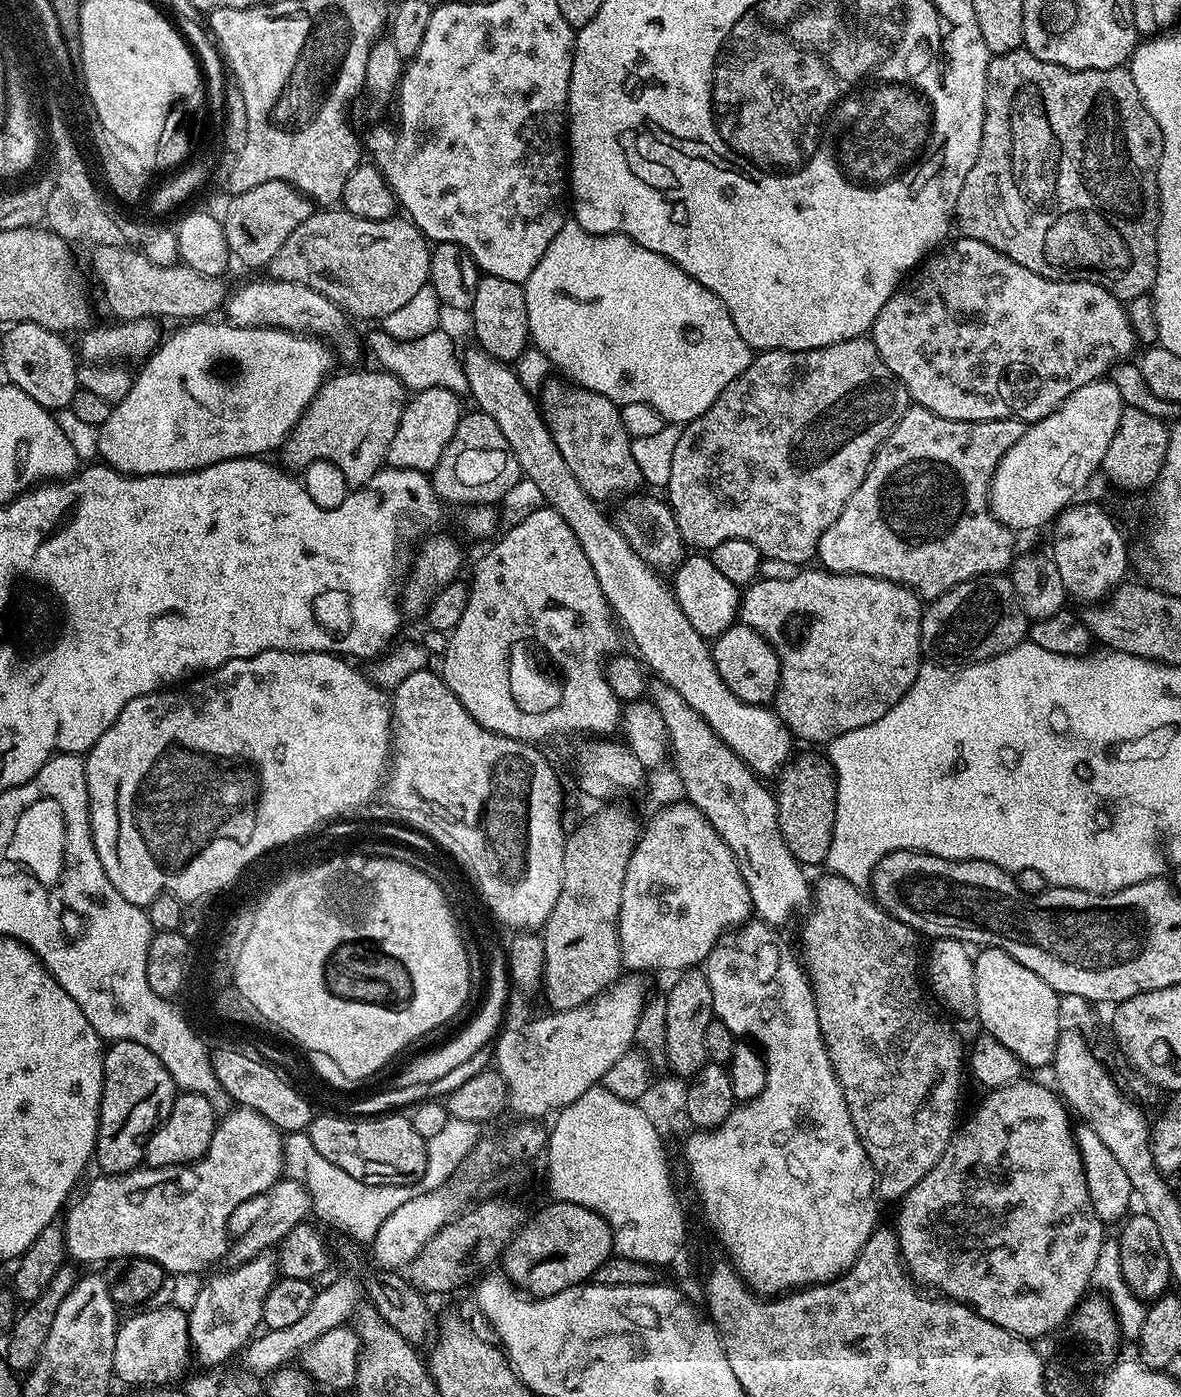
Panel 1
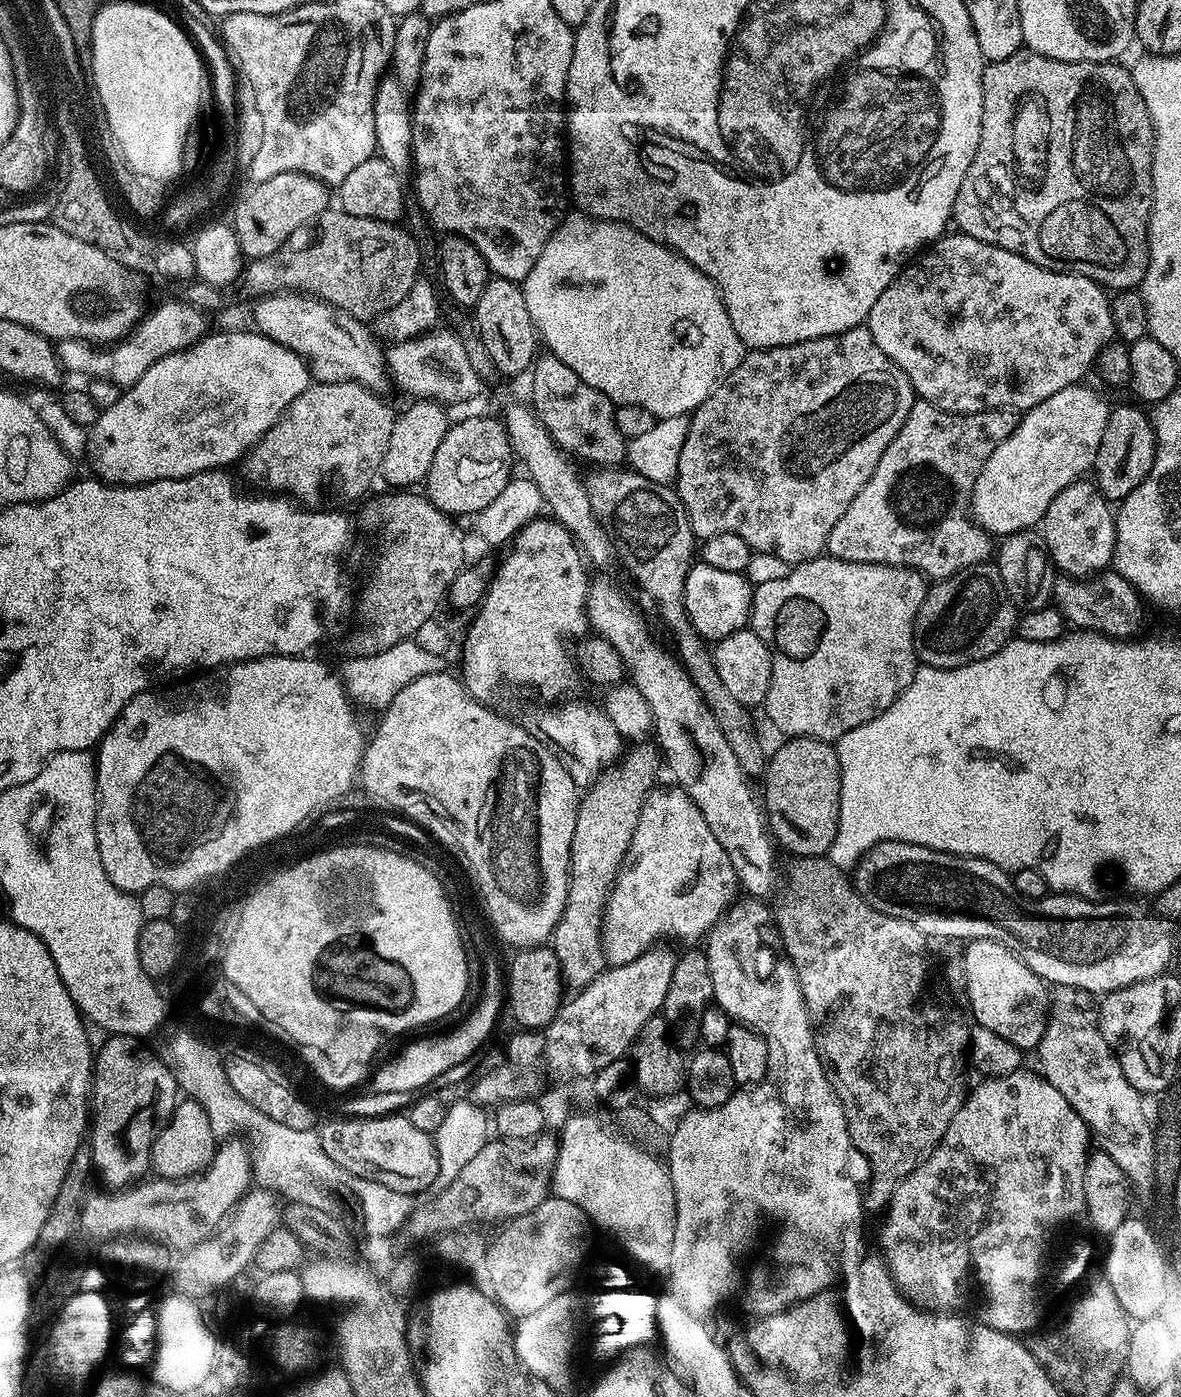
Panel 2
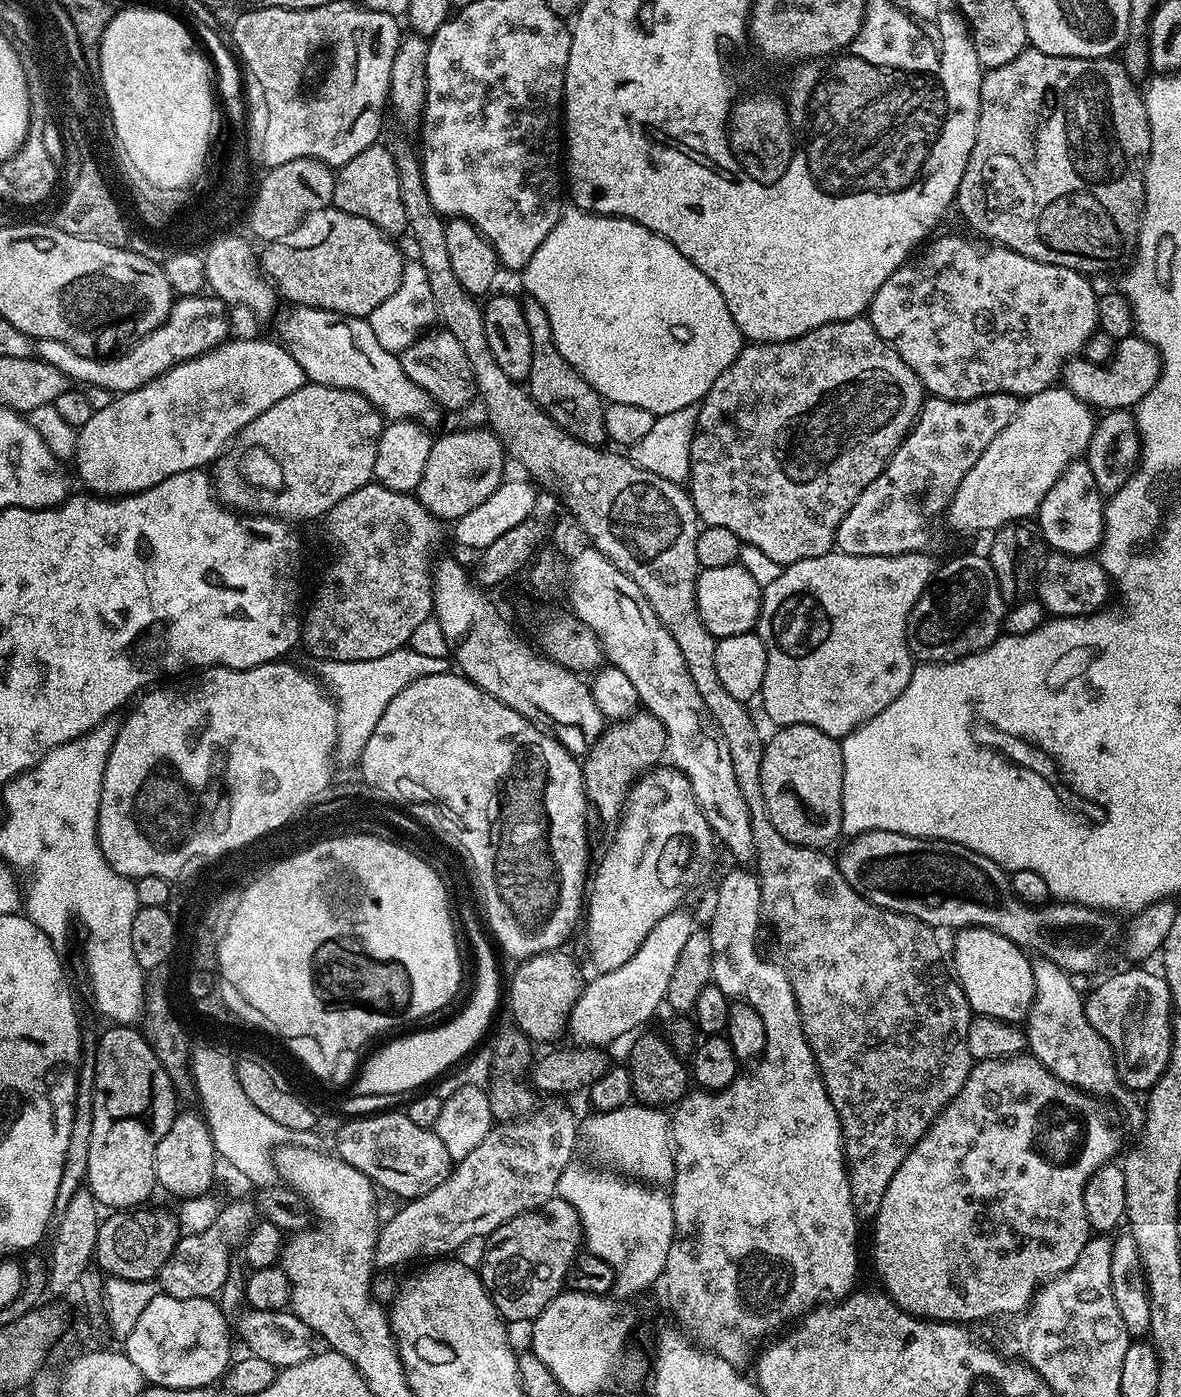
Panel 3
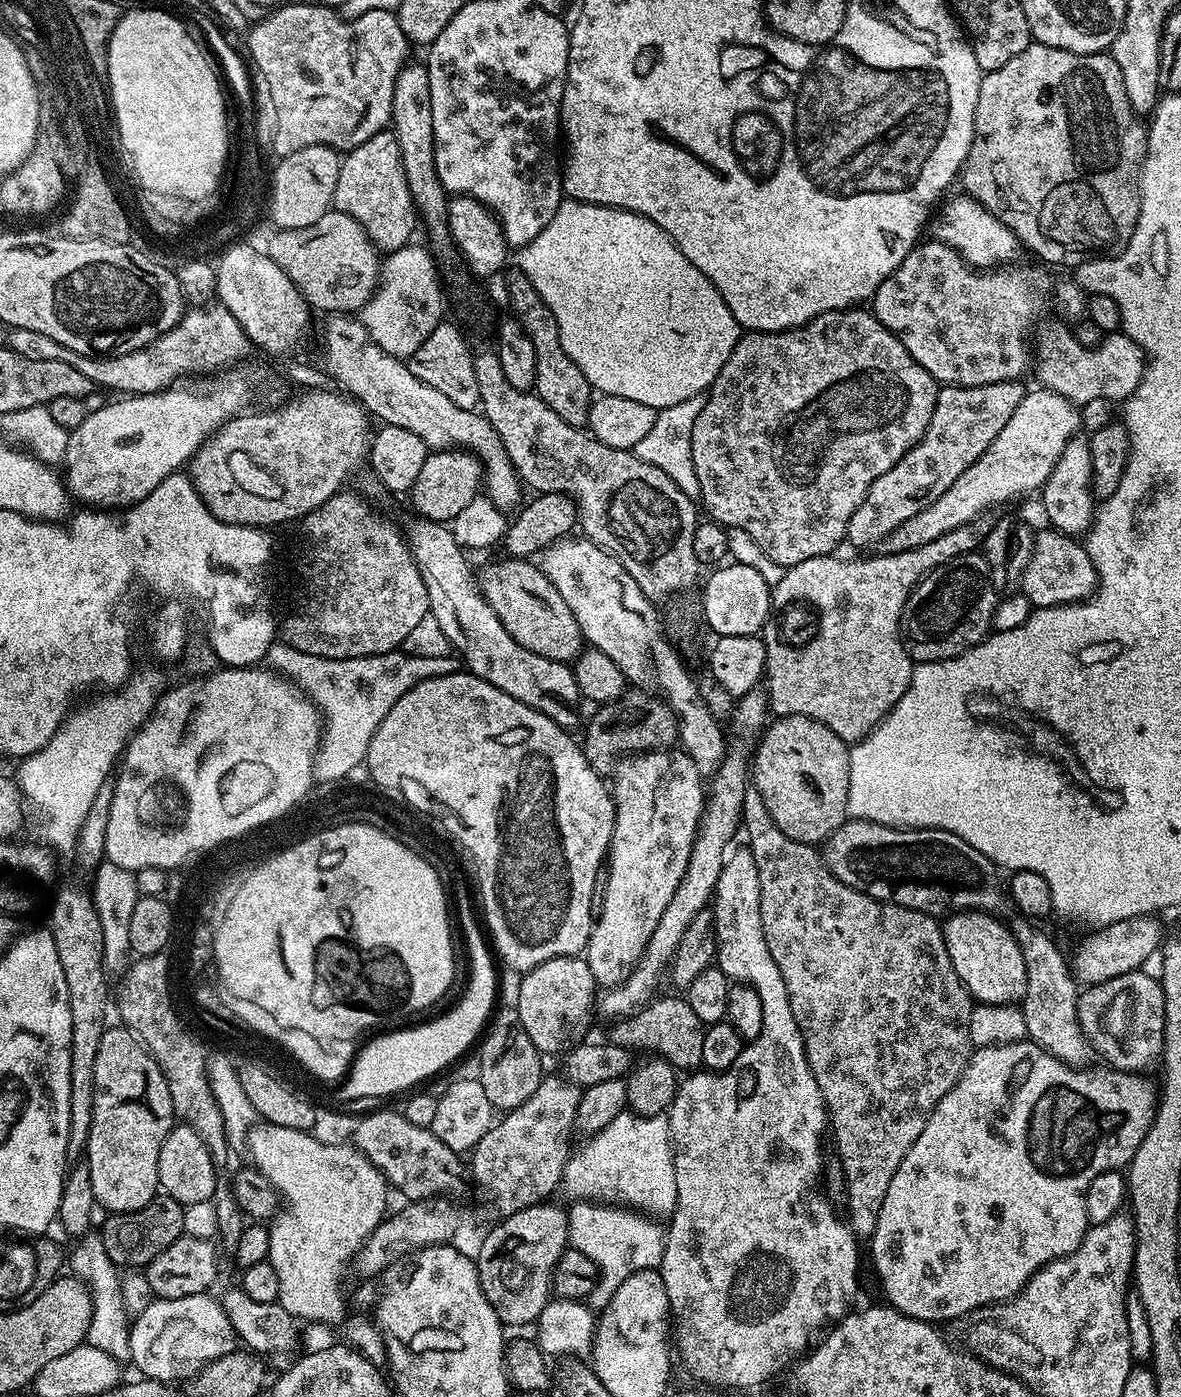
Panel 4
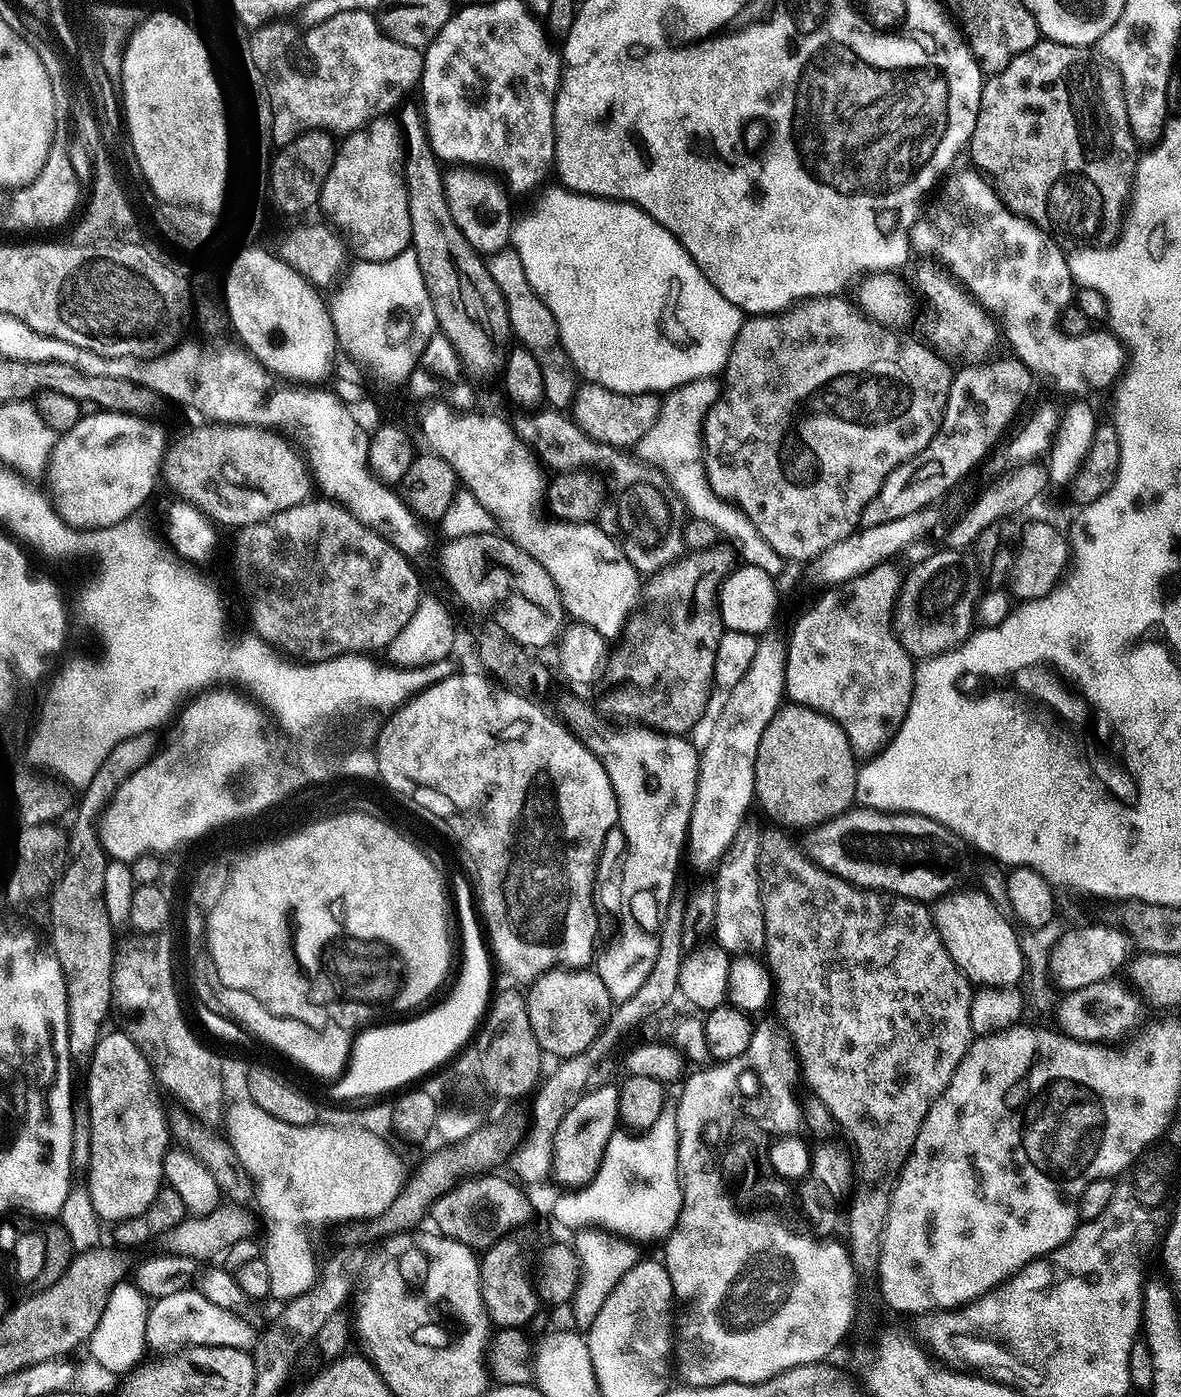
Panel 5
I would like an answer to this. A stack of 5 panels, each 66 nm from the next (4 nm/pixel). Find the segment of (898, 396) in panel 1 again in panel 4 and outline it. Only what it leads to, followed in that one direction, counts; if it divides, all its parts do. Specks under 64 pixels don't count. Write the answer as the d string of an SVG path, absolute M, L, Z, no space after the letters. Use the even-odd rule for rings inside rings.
M860 306L840 308L837 312L827 312L816 316L800 328L788 328L785 332L750 332L745 331L740 341L734 346L730 358L726 358L726 366L718 370L718 378L714 378L711 388L704 396L702 414L694 422L692 431L692 457L694 458L694 474L698 474L700 487L699 499L704 500L704 508L715 523L728 528L746 530L758 546L774 562L778 562L785 570L794 567L798 562L806 562L806 558L818 558L837 551L840 540L848 535L848 523L854 518L854 510L862 506L872 483L886 470L893 468L911 448L924 437L924 431L930 424L930 418L936 405L938 385L936 379L902 346L902 342L871 311Z

